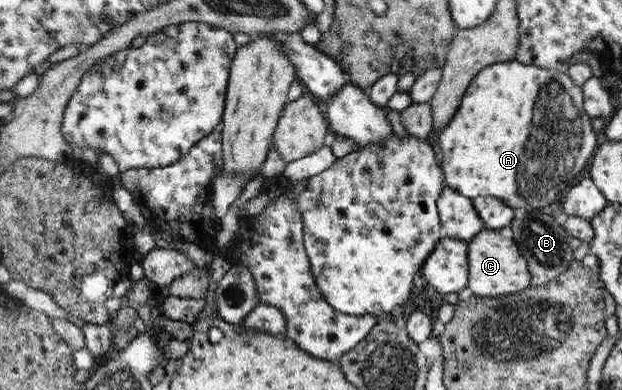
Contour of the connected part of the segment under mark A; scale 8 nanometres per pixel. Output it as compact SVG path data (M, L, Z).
M515 59L484 68L471 83L468 95L464 95L464 107L456 113L456 119L434 138L441 151L446 187L470 199L479 196L500 199L512 209L533 211L556 204L558 195L572 187L572 179L584 171L598 145L592 118L584 115L582 91L566 72L522 64Z

